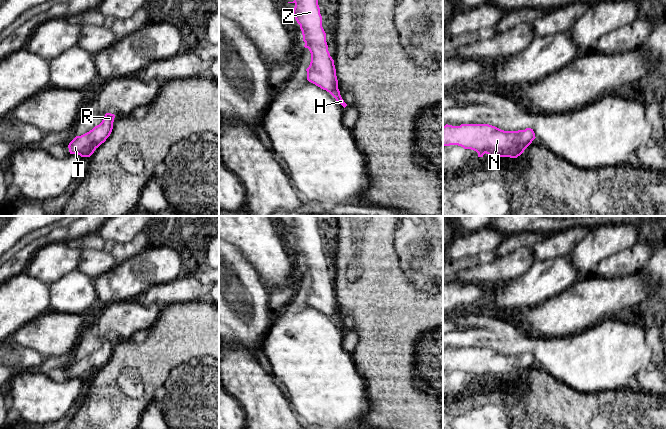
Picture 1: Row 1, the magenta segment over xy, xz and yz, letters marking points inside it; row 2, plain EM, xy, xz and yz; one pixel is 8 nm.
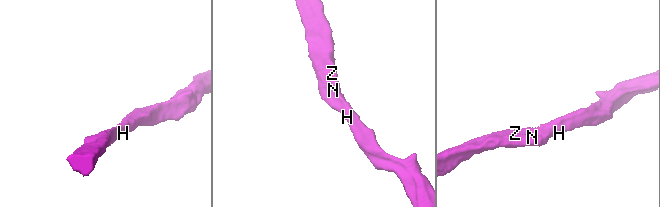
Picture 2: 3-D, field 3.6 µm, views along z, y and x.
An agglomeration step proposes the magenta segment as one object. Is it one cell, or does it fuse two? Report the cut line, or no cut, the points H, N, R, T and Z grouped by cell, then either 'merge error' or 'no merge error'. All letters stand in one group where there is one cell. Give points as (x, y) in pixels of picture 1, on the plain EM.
cut none; groups H N R T Z; no merge error

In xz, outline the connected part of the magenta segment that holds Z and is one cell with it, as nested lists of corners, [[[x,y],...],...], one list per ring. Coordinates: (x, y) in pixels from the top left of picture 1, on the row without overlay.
[[[292,216],[292,219],[294,221],[294,225],[288,227],[295,228],[293,239],[297,247],[300,249],[303,265],[305,266],[304,271],[308,272],[311,277],[311,286],[309,291],[306,293],[307,304],[329,316],[336,323],[336,325],[345,332],[347,328],[342,323],[338,313],[338,304],[334,284],[328,275],[326,257],[322,251],[322,240],[320,238],[316,216]]]

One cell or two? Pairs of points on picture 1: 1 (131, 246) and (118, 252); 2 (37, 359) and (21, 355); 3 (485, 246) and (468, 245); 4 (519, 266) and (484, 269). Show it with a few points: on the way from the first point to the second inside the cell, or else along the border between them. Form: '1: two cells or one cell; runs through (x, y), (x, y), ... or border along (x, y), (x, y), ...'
1: one cell; runs through (128, 249), (121, 252)
2: one cell; runs through (33, 359), (25, 359)
3: one cell; runs through (481, 245), (472, 245)
4: one cell; runs through (510, 266), (504, 269), (493, 269)

